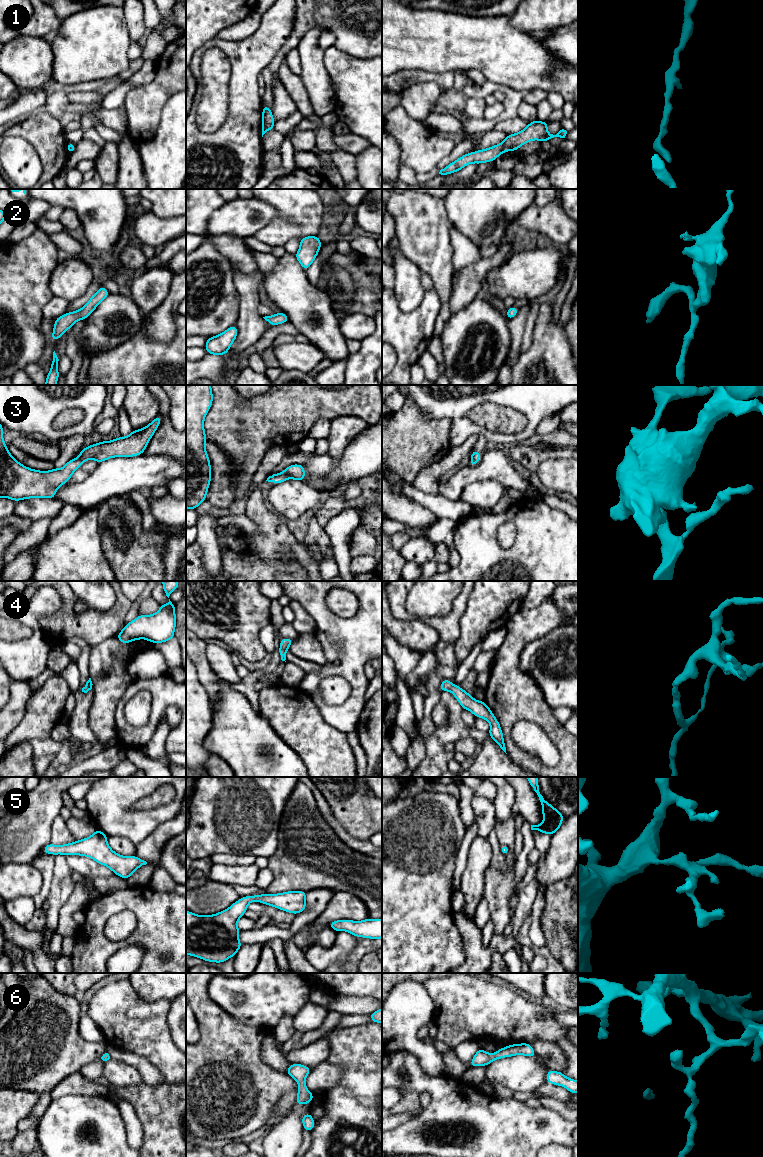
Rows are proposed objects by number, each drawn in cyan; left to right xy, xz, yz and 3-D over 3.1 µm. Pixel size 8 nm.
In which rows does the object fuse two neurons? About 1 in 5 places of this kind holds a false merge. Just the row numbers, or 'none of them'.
none of them

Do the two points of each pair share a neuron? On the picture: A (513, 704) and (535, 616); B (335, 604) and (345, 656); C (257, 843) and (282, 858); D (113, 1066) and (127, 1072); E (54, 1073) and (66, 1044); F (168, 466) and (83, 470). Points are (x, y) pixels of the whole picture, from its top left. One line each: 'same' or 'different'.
A: same
B: different
C: different
D: same
E: same
F: different

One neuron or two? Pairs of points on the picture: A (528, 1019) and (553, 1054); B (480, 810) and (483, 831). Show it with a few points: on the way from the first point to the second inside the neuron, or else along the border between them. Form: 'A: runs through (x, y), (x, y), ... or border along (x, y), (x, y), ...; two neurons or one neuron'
A: border along (530, 1043), (536, 1039), (554, 1041), (563, 1053); two neurons
B: runs through (485, 814), (485, 825); one neuron

